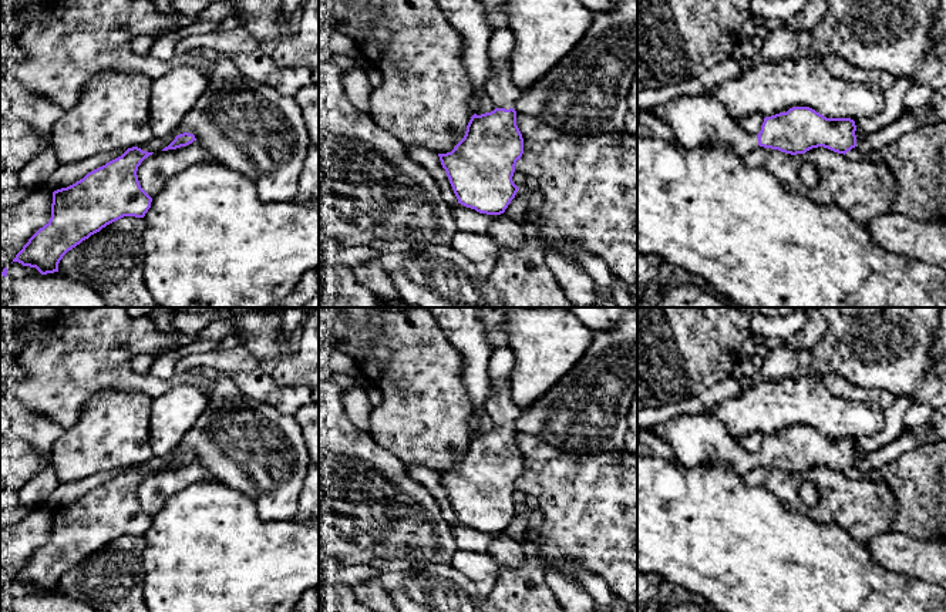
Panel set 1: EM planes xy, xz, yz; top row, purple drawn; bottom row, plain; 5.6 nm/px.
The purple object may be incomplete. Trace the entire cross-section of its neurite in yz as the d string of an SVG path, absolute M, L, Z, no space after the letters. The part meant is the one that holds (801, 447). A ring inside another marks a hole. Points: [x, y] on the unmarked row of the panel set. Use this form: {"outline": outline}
{"outline": "M701 413L676 416L653 428L673 450L676 458L686 467L700 464L728 464L737 474L744 475L754 467L764 465L797 474L818 465L838 473L846 473L856 465L856 444L851 437L827 437L809 426L792 426L787 431L765 436L757 454L745 451L726 430L726 426L714 416Z"}

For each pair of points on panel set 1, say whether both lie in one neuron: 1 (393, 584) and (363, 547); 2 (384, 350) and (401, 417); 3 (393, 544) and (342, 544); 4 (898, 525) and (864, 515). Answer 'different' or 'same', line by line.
1: different
2: same
3: same
4: different

